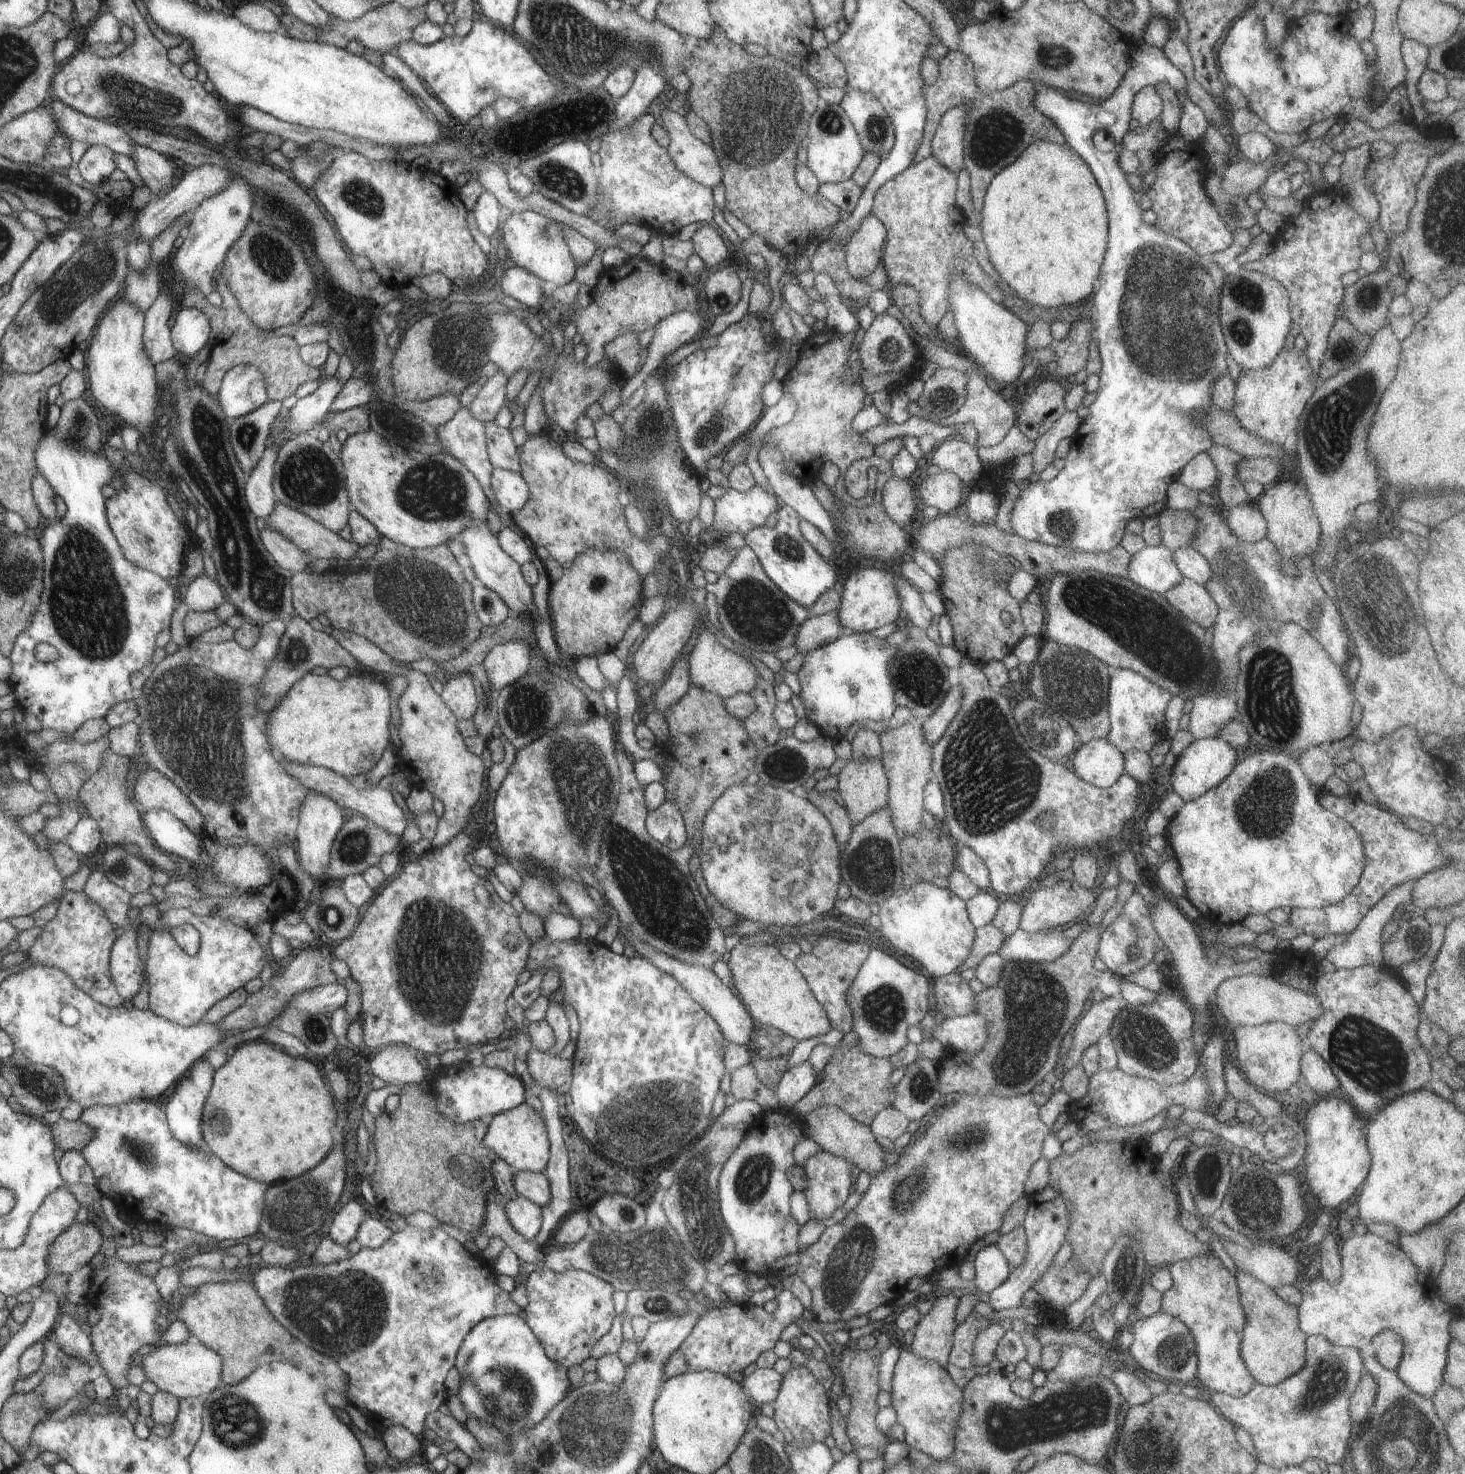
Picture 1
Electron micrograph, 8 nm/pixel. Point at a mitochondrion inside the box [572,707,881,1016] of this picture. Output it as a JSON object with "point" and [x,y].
{"point":[656,892]}

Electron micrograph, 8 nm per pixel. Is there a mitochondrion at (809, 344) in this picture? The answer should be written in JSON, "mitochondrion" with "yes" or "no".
{"mitochondrion":"no"}

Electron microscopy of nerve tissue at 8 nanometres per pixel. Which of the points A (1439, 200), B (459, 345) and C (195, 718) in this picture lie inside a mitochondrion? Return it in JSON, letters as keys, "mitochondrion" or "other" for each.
{"A":"mitochondrion","B":"mitochondrion","C":"mitochondrion"}

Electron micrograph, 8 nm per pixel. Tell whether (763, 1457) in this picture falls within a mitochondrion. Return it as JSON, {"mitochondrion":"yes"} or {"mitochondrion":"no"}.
{"mitochondrion":"yes"}

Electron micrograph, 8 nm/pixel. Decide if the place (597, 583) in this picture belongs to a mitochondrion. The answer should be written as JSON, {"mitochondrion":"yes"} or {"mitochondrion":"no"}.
{"mitochondrion":"yes"}

